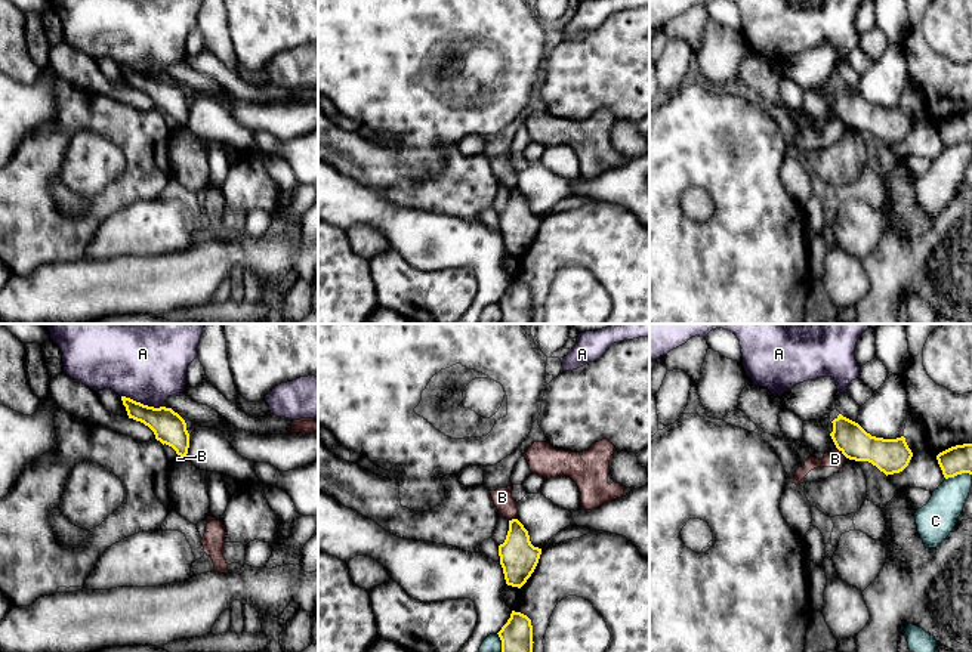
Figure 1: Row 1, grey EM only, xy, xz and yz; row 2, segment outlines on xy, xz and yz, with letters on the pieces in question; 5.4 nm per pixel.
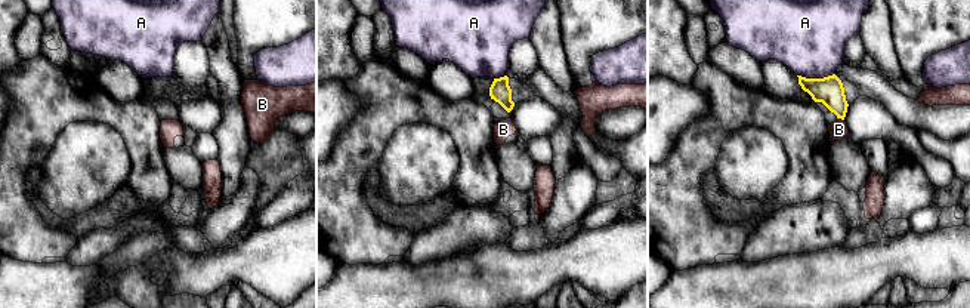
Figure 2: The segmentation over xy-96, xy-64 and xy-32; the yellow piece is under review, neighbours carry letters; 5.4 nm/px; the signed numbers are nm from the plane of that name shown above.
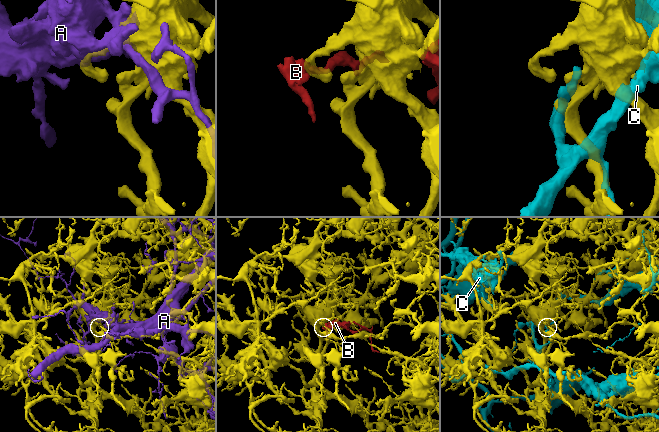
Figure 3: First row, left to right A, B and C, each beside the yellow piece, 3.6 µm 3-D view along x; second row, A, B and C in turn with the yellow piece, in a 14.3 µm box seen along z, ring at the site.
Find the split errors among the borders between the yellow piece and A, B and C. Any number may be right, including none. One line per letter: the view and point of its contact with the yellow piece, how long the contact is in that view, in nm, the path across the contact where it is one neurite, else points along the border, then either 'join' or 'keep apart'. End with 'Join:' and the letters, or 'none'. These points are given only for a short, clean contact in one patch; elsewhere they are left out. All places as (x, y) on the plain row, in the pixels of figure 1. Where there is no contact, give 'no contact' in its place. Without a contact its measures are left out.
A: contact xy (142, 73); length 240 nm; keep apart
B: contact yz (842, 121); length 90 nm; border yz (836, 116), (846, 126); keep apart
C: contact yz (957, 142); length 150 nm; keep apart
Join: none

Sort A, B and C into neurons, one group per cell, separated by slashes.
A / B / C

